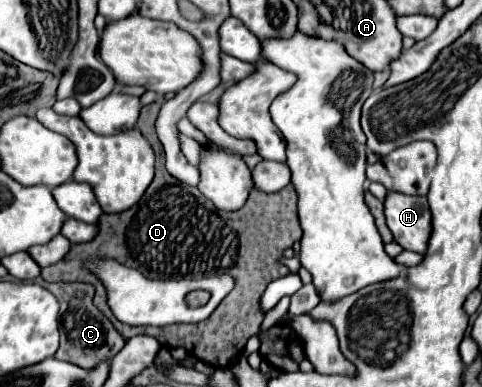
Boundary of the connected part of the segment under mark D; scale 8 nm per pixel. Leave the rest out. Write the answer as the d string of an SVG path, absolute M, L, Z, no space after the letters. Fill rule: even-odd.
M160 97L156 103L152 105L146 105L142 107L140 111L140 119L138 119L138 129L142 131L142 135L150 141L154 153L156 153L156 177L154 181L150 183L150 187L146 189L144 197L134 205L130 207L128 211L122 211L122 213L114 213L114 215L102 215L98 219L98 233L92 241L88 243L78 243L78 245L72 245L68 255L42 269L42 279L44 281L64 281L64 283L74 283L74 281L86 281L86 283L92 283L96 293L94 293L94 305L114 323L116 331L128 341L130 337L134 335L152 335L156 337L164 347L186 347L188 353L194 353L198 359L210 363L212 367L230 367L230 361L236 359L236 353L240 353L244 349L244 343L248 341L248 337L252 335L258 335L260 333L260 323L264 319L262 311L260 311L260 297L264 293L264 289L268 287L268 283L272 283L274 279L280 279L284 275L288 275L288 267L280 265L278 259L282 257L282 251L288 249L290 245L294 245L300 237L302 237L302 229L300 229L300 221L298 221L298 209L296 209L296 201L298 201L298 195L294 191L292 185L286 185L282 191L278 193L262 193L262 191L256 191L252 189L250 197L248 197L248 203L238 209L238 211L222 211L222 209L216 209L214 203L210 203L204 195L200 195L200 191L196 187L190 187L190 185L184 185L180 183L178 179L174 179L166 169L164 169L164 155L162 155L162 145L156 137L156 129L154 129L154 123L156 123L156 117L158 117L158 111L162 107L164 99ZM90 257L110 257L110 259L116 259L120 261L122 265L126 267L134 267L138 269L142 275L146 277L154 277L154 279L166 279L166 275L206 275L210 271L222 271L222 273L228 273L234 277L234 289L224 297L224 303L220 303L220 307L204 321L198 323L198 329L196 325L166 325L166 327L130 327L130 325L124 325L120 323L110 307L106 305L106 291L102 287L102 283L90 275L86 269L84 269L84 261L90 259Z

